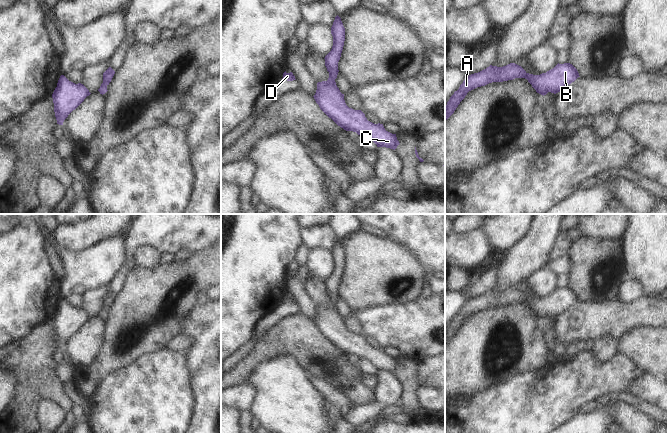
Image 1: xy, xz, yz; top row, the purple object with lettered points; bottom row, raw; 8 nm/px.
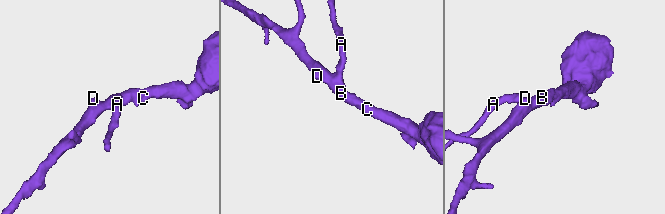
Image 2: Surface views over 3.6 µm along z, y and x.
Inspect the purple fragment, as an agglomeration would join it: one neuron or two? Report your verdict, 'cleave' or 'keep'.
keep

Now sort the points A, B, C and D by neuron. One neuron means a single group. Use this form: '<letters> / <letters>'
A B C D

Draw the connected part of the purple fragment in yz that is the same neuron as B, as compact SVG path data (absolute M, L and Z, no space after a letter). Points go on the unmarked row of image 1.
M510 287L503 291L490 289L478 297L469 299L459 313L454 316L445 330L445 345L454 337L469 315L492 306L525 302L537 317L544 320L548 316L554 318L560 316L578 301L580 300L577 293L570 287L558 287L553 293L540 299L529 298L515 287Z

